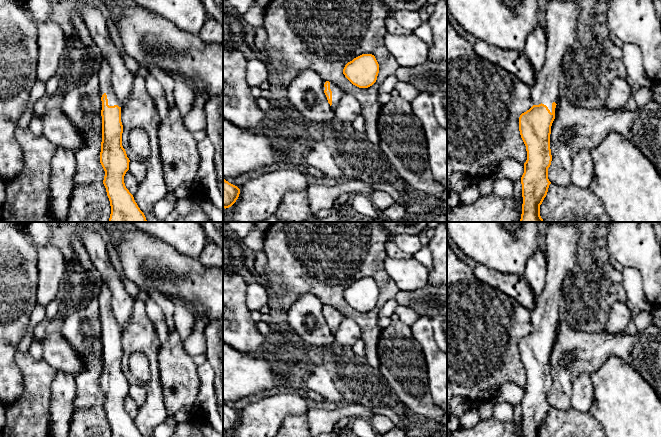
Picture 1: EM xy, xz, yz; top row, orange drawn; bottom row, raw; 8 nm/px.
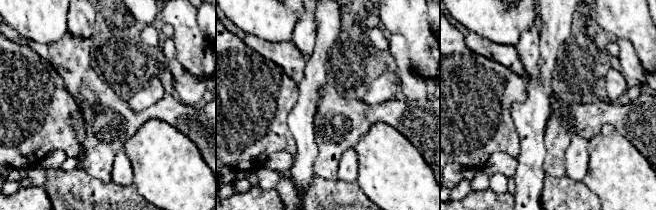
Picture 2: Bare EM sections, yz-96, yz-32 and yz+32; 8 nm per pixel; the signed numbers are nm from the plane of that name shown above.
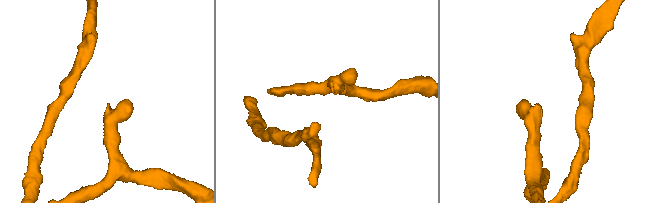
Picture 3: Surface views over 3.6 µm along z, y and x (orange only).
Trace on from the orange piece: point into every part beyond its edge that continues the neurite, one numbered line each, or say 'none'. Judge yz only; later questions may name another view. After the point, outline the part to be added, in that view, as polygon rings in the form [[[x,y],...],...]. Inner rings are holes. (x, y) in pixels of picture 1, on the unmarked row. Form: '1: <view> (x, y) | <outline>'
1: yz (562, 240) | [[[550,222],[543,225],[546,236],[547,275],[543,292],[531,311],[532,330],[544,328],[552,337],[552,327],[559,323],[559,299],[567,273],[577,261],[577,247],[586,240],[588,223],[571,225]]]

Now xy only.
1: xy (105, 308) | [[[102,280],[102,282],[102,288],[98,295],[100,320],[102,321],[102,319],[105,317],[107,319],[109,330],[118,329],[119,331],[122,331],[113,314],[111,305],[112,294],[110,289],[106,285],[105,280]]]

